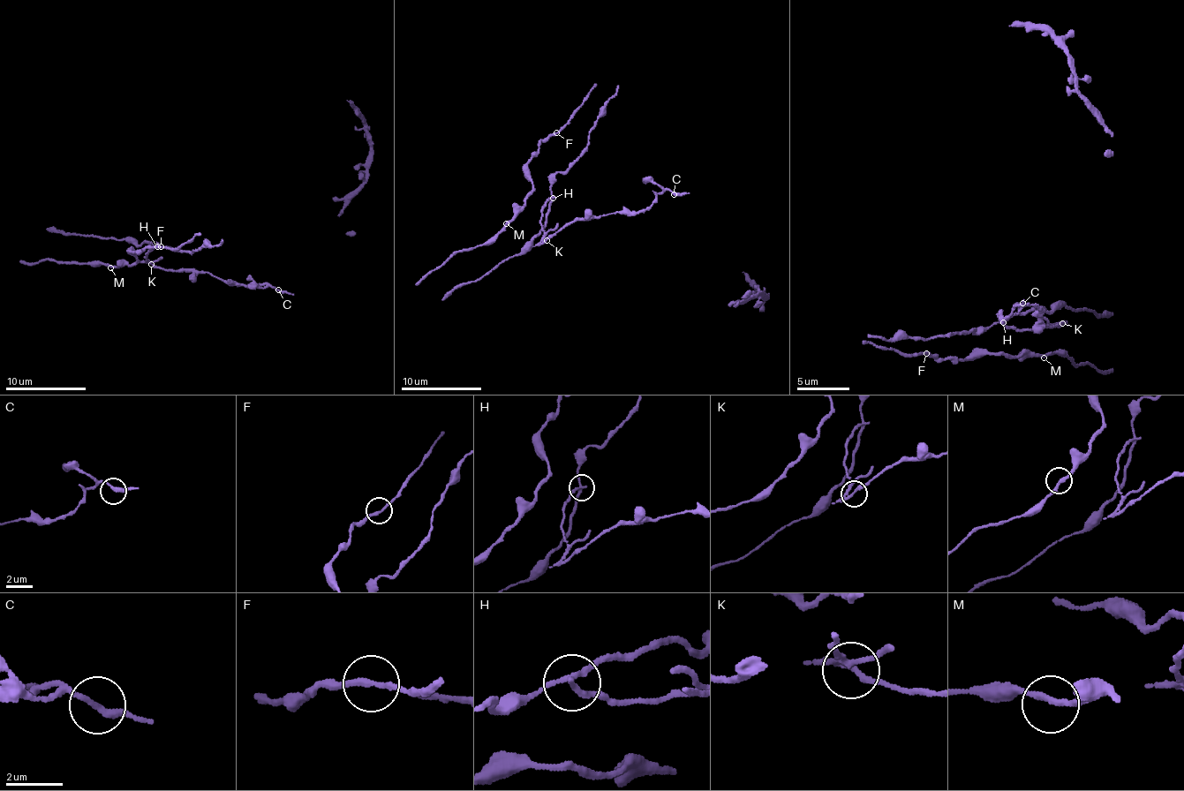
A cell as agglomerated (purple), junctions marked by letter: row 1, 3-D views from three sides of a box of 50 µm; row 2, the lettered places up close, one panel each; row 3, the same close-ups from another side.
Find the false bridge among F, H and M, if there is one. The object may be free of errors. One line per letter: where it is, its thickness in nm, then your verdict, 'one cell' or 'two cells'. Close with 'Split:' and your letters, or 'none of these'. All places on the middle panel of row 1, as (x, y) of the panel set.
F: (556, 132) | 200 nm | one cell
H: (553, 198) | 190 nm | two cells
M: (506, 223) | 220 nm | one cell
Split: H

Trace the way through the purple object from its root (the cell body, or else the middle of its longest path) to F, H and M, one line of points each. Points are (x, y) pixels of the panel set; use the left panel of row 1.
F: (147, 259), (145, 255), (156, 245), (154, 244), (191, 252), (205, 244), (187, 242), (173, 250), (161, 246)
H: (147, 259), (147, 252), (156, 246)
M: (147, 259), (154, 244), (191, 252), (205, 244), (132, 251), (137, 262), (110, 267)

